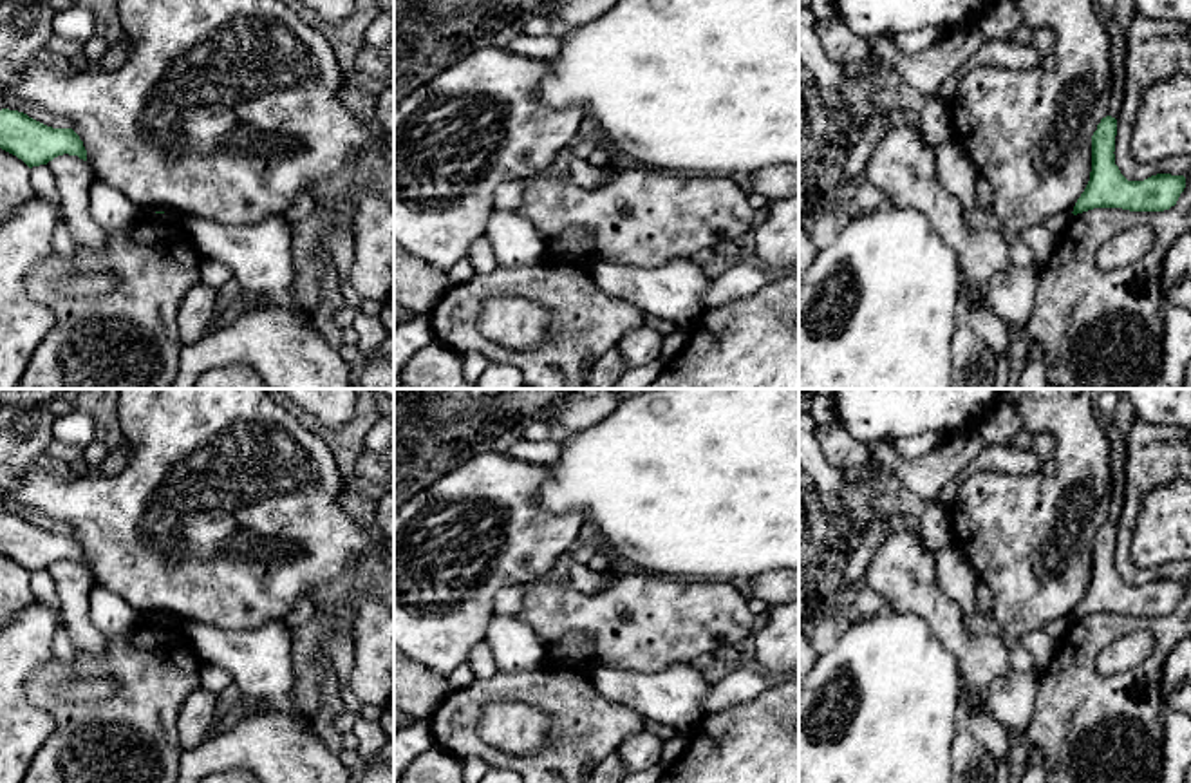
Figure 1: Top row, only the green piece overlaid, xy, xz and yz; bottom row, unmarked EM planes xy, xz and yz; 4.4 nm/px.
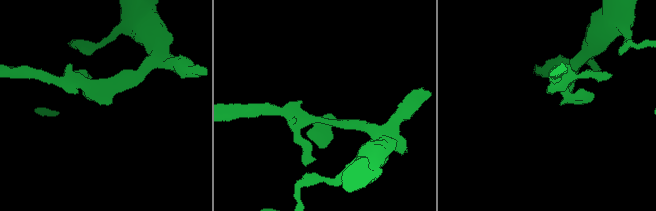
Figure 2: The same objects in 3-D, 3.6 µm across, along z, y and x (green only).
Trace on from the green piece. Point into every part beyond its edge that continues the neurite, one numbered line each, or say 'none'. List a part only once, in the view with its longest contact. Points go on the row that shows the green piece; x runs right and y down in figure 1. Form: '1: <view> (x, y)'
none

